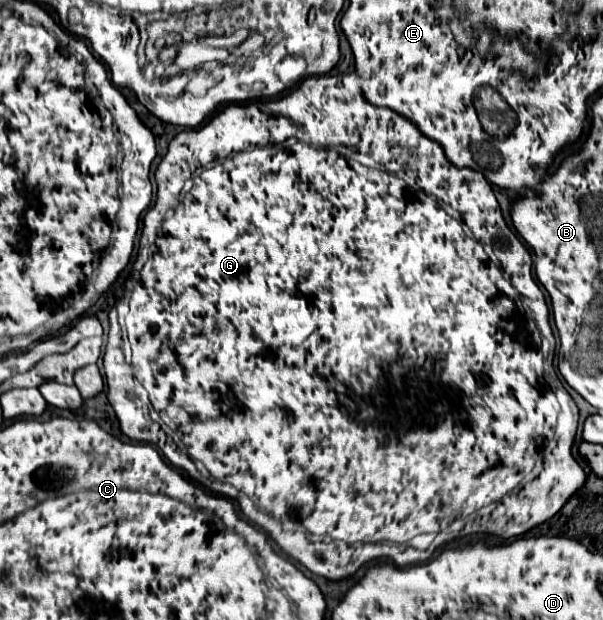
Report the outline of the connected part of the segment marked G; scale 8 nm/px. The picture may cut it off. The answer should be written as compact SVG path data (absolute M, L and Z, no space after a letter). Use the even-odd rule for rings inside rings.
M337 74L337 75L332 75L332 76L320 76L320 78L318 78L318 76L310 76L310 78L304 78L304 80L302 80L302 82L300 82L300 86L298 86L298 88L294 88L294 90L292 90L292 92L288 92L288 94L286 94L286 96L282 96L282 98L274 98L274 100L258 100L258 102L246 102L246 104L228 104L228 106L226 106L226 108L224 108L224 110L222 110L222 112L218 112L218 114L216 114L216 116L212 116L212 118L210 118L210 120L208 120L208 122L206 122L206 124L202 124L202 126L200 126L200 128L194 128L194 130L182 130L182 132L180 132L180 134L176 134L176 136L174 136L174 140L172 140L172 142L170 142L170 146L168 146L168 152L166 152L166 156L164 156L164 158L162 158L162 160L161 160L161 161L160 161L160 163L159 163L159 165L158 165L158 167L157 167L157 169L156 169L156 171L155 171L155 178L156 178L156 184L157 184L157 190L158 190L158 192L156 192L156 204L154 204L154 206L152 206L152 208L150 208L150 210L148 210L148 212L146 212L146 214L145 214L145 215L144 215L144 230L142 230L142 232L144 232L144 234L142 234L142 236L144 236L144 240L142 240L142 244L144 244L144 246L150 246L150 250L152 250L152 252L150 252L150 258L148 258L148 262L146 262L146 264L144 264L144 268L142 268L142 272L140 272L140 282L138 282L138 284L136 284L136 288L134 288L134 290L136 290L136 292L134 292L134 294L132 294L132 298L130 298L130 312L128 312L128 314L126 314L126 324L125 324L125 320L124 320L124 326L122 326L122 325L121 325L121 324L120 324L120 323L119 323L119 322L118 322L118 315L117 315L117 311L116 311L116 309L115 309L115 307L113 307L113 308L112 308L112 309L111 309L111 310L110 310L110 311L109 311L109 314L108 314L108 318L109 318L109 330L110 330L110 331L109 331L109 332L108 332L108 342L106 342L106 352L104 352L104 370L106 370L106 372L104 372L104 374L106 374L106 398L108 398L108 402L110 402L110 406L112 406L112 408L114 408L114 414L116 414L116 420L118 420L118 424L120 424L120 430L122 430L122 434L126 434L126 436L128 436L128 438L132 438L132 440L136 440L136 442L146 442L146 444L154 444L154 446L158 446L158 448L160 448L160 450L162 450L162 454L164 454L164 456L166 456L166 458L168 458L168 460L170 460L170 462L172 462L172 464L174 464L174 466L176 466L176 468L182 468L182 470L186 470L186 472L188 472L188 474L189 474L189 475L188 475L188 477L189 477L189 478L191 478L191 479L192 479L192 480L196 480L196 482L199 482L199 484L201 484L201 485L202 485L202 486L206 486L206 488L208 488L208 490L210 490L210 492L220 492L220 494L222 494L222 496L226 496L226 498L234 498L234 500L236 500L236 502L238 502L238 506L240 506L240 512L242 512L242 514L244 514L244 516L246 516L246 518L248 518L248 520L250 520L250 522L254 522L254 524L256 524L256 526L260 526L260 528L262 528L262 530L264 530L264 532L266 532L266 534L268 534L268 536L270 536L270 538L272 538L272 540L274 540L274 542L276 542L276 544L278 544L278 546L280 546L280 548L282 548L282 550L284 550L284 552L286 552L286 554L288 554L288 556L290 556L290 558L294 558L294 560L296 560L296 562L300 562L300 564L302 564L302 566L304 566L304 568L308 568L308 570L310 570L310 572L312 572L312 574L318 574L318 576L324 576L324 578L328 578L328 580L340 580L340 578L346 578L346 576L352 576L352 574L354 574L354 572L356 572L356 570L358 570L358 568L360 568L360 566L362 566L362 564L366 564L366 562L370 562L370 560L374 560L374 558L392 558L392 560L394 560L394 562L396 562L396 564L398 564L398 566L406 566L406 564L414 564L414 562L426 562L426 560L428 560L428 558L430 558L430 556L432 556L432 552L434 552L434 550L436 550L436 548L438 548L438 546L440 546L440 544L446 544L446 542L434 542L434 540L435 540L435 538L436 538L436 537L437 537L437 536L439 536L439 535L441 535L441 534L442 534L442 536L444 536L444 538L447 538L447 541L449 541L449 543L451 543L451 542L453 542L453 541L455 541L455 540L458 540L458 539L461 539L461 538L459 538L459 537L458 537L458 536L459 536L459 534L462 534L462 536L468 536L468 534L492 534L492 536L500 536L500 538L514 538L514 536L522 536L522 534L524 534L524 532L528 532L528 530L530 530L530 528L534 528L534 526L538 526L538 524L542 524L542 522L546 522L546 520L550 520L550 518L552 518L552 516L554 516L554 514L556 514L556 512L558 512L558 510L560 510L560 508L562 508L562 506L564 506L564 504L566 504L566 500L568 500L568 498L570 498L570 496L572 496L572 494L574 494L574 492L576 492L576 490L578 490L578 488L582 488L582 486L584 486L584 480L586 480L586 474L584 474L584 470L582 470L582 468L580 468L580 466L578 466L578 462L576 462L576 460L574 460L574 458L572 458L572 452L570 452L570 448L572 448L572 442L574 442L574 434L576 434L576 424L572 424L572 426L568 426L568 428L564 428L564 430L562 430L562 432L556 432L556 446L554 446L554 448L553 448L553 449L550 449L550 448L546 448L546 446L545 446L545 442L546 442L546 440L548 440L548 438L552 438L552 434L554 434L554 428L556 428L556 418L558 418L558 414L560 414L560 404L558 404L558 402L556 402L556 396L554 396L554 394L552 394L552 392L548 392L548 390L546 390L546 378L544 378L544 356L542 356L542 352L540 352L540 340L538 340L538 338L540 338L540 334L538 334L538 330L540 330L540 332L542 332L542 336L544 336L544 338L546 338L546 340L548 340L548 342L550 342L550 354L552 354L552 350L554 350L554 336L552 336L552 330L550 330L550 324L548 324L548 306L546 306L546 300L544 300L544 294L542 294L542 290L540 290L540 286L538 286L538 284L536 284L536 282L534 282L534 278L532 278L532 256L530 256L530 252L528 252L528 250L526 250L526 248L524 248L524 244L522 244L522 242L520 242L520 240L518 240L518 238L516 238L516 234L514 234L514 232L512 232L512 230L510 230L510 228L508 228L508 226L506 226L506 222L504 222L504 218L502 218L502 212L500 212L500 206L498 206L498 202L496 202L496 196L494 196L494 192L492 192L492 188L490 188L490 184L488 184L488 182L486 182L486 178L484 178L484 174L482 174L482 172L478 172L478 170L470 170L470 168L456 168L456 166L454 166L454 164L452 164L452 162L448 162L448 160L444 160L444 164L442 164L442 168L440 168L440 170L436 170L436 166L438 166L438 164L440 164L440 162L442 162L442 156L444 156L444 158L446 158L446 154L444 154L444 150L442 150L442 146L440 146L440 144L438 144L438 142L434 142L434 140L430 140L430 138L426 138L426 136L424 136L424 134L422 134L422 132L420 132L420 130L418 130L418 128L414 128L414 126L412 126L412 122L410 122L410 120L408 120L408 118L404 118L404 116L400 116L400 114L398 114L398 112L394 112L394 110L390 110L390 108L380 108L380 106L372 106L372 104L370 104L370 102L366 102L366 98L364 98L364 94L362 94L362 88L360 88L360 78L359 78L359 77L358 77L358 76L356 76L356 74ZM414 154L420 154L420 156L422 156L422 154L424 154L424 156L426 156L426 158L424 158L424 160L426 160L426 162L424 162L424 160L418 160L418 156L416 156L416 158L414 158ZM420 190L422 190L422 194L430 194L430 196L434 196L434 198L438 198L438 200L442 200L442 202L446 202L446 204L450 204L450 206L452 206L452 208L454 208L454 210L456 210L456 212L458 212L458 214L460 214L460 218L462 218L462 222L466 222L466 226L468 226L468 228L470 228L470 230L472 230L472 234L474 234L474 238L478 238L478 242L476 242L476 240L474 240L474 238L468 238L468 236L466 236L466 234L464 234L464 230L462 230L462 224L460 224L460 222L458 222L458 220L456 220L456 218L452 218L452 216L448 216L448 214L446 214L446 212L444 212L444 210L442 210L442 208L438 208L438 202L422 202L422 200L420 200ZM480 242L482 242L482 244L488 244L488 246L492 246L492 250L494 250L494 254L496 254L496 258L498 258L498 262L500 262L500 268L502 268L502 270L500 270L500 268L498 268L498 266L496 266L496 264L492 264L492 262L490 262L490 260L488 260L488 256L486 256L486 254L484 254L484 250L482 250L482 244L480 244ZM521 296L524 296L524 298L526 298L526 300L528 300L528 306L530 306L530 312L532 312L532 318L534 318L534 322L536 322L536 326L538 326L538 330L536 330L536 326L534 326L534 322L532 322L532 320L528 320L528 318L526 318L526 312L524 312L524 306L522 306L522 300L521 300ZM136 350L150 350L150 354L144 354L144 356L146 356L146 358L144 358L144 356L142 356L142 358L138 358L138 362L134 362L134 364L130 364L130 362L131 362L131 357L132 357L132 356L136 356ZM366 450L368 450L368 452L370 452L370 456L372 456L372 460L366 460ZM540 457L542 457L542 462L543 462L543 464L542 464L542 470L540 470L540 473L539 473L539 475L537 475L537 476L535 476L535 474L534 474L534 473L532 473L532 470L533 470L533 468L534 468L534 466L535 466L535 465L536 465L536 462L537 462L537 460L538 460L538 458L540 458ZM473 514L476 514L476 515L478 515L478 518L474 518L474 519L473 519L473 520L474 520L474 522L472 522L472 523L474 523L474 524L467 524L467 520L468 520L468 518L469 518L469 517L470 517L470 516L472 516L472 515L473 515Z

